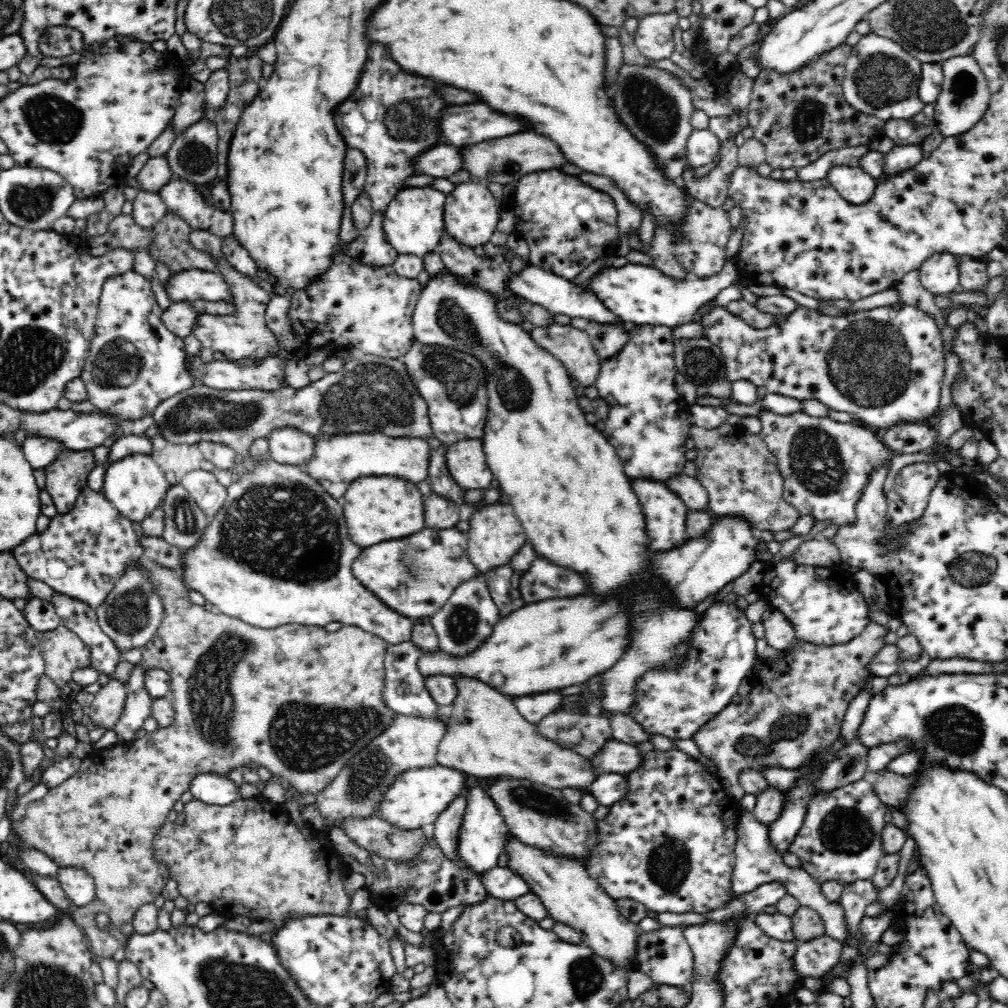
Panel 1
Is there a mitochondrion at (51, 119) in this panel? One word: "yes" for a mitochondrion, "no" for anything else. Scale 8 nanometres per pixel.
yes

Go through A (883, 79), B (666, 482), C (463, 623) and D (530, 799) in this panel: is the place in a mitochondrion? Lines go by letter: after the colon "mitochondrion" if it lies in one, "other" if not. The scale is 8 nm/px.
A: mitochondrion
B: other
C: mitochondrion
D: mitochondrion

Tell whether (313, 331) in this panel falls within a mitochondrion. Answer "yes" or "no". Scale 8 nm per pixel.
no

